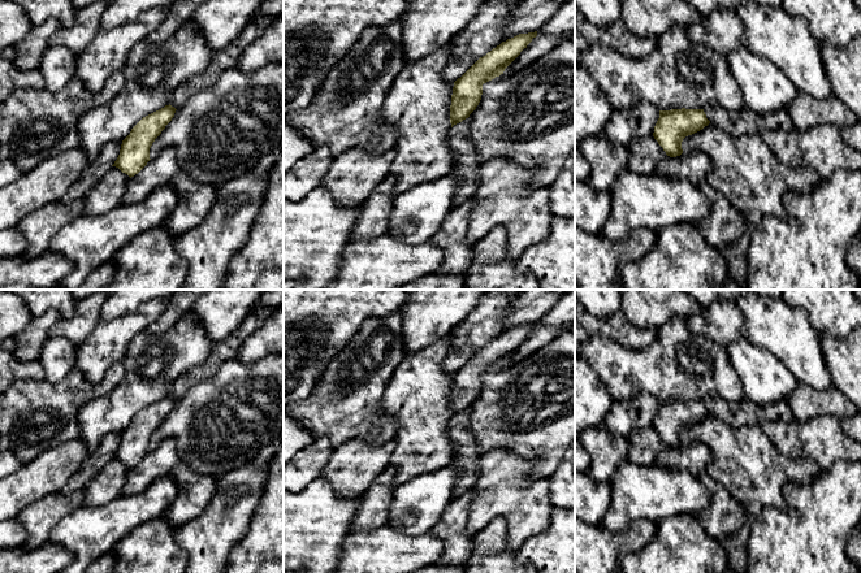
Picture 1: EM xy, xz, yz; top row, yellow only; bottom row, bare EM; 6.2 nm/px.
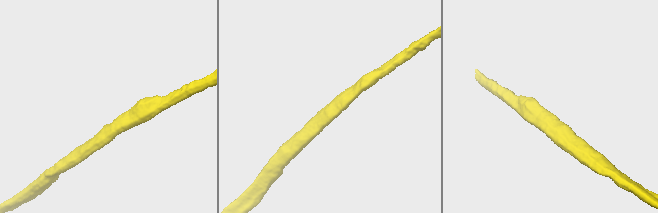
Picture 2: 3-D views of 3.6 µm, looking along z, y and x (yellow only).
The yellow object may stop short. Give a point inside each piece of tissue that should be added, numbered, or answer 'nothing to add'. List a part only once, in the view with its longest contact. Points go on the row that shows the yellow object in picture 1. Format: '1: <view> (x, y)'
nothing to add

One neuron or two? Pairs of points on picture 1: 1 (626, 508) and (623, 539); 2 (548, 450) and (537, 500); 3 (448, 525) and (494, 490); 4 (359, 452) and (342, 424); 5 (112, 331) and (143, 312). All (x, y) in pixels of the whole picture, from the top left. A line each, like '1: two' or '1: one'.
1: two
2: two
3: two
4: two
5: one

